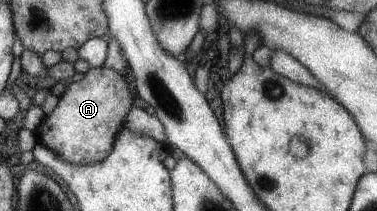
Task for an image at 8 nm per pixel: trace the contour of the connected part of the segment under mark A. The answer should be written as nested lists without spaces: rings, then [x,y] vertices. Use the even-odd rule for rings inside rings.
[[[105,66],[91,67],[83,74],[79,82],[73,82],[65,88],[65,92],[59,97],[57,107],[43,118],[43,122],[37,126],[36,140],[38,144],[47,146],[57,156],[61,156],[69,164],[93,164],[103,160],[111,153],[113,142],[117,138],[117,132],[125,128],[125,116],[134,107],[134,96],[131,94],[123,76],[115,70],[109,70]]]

